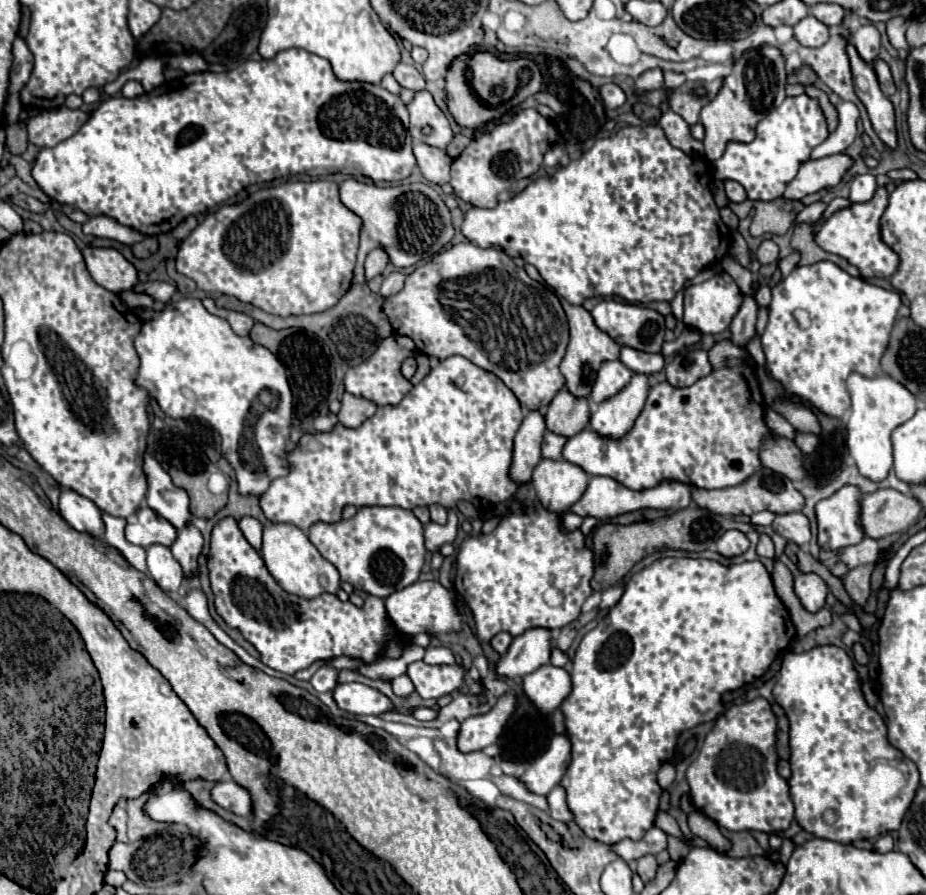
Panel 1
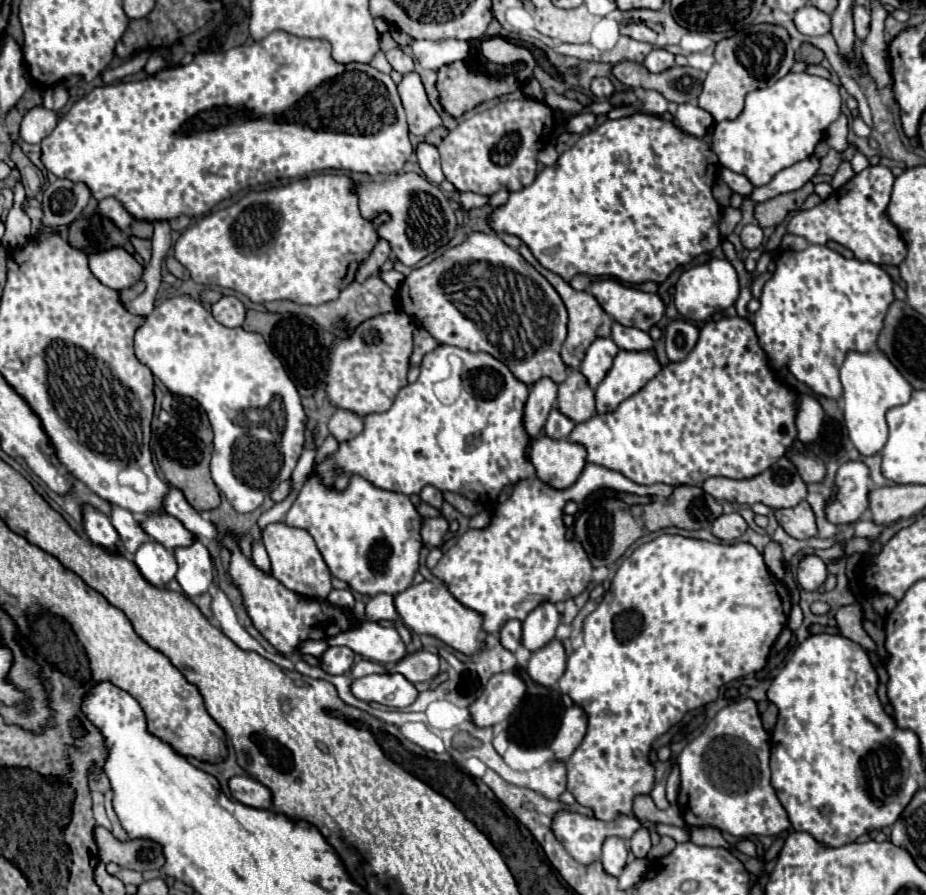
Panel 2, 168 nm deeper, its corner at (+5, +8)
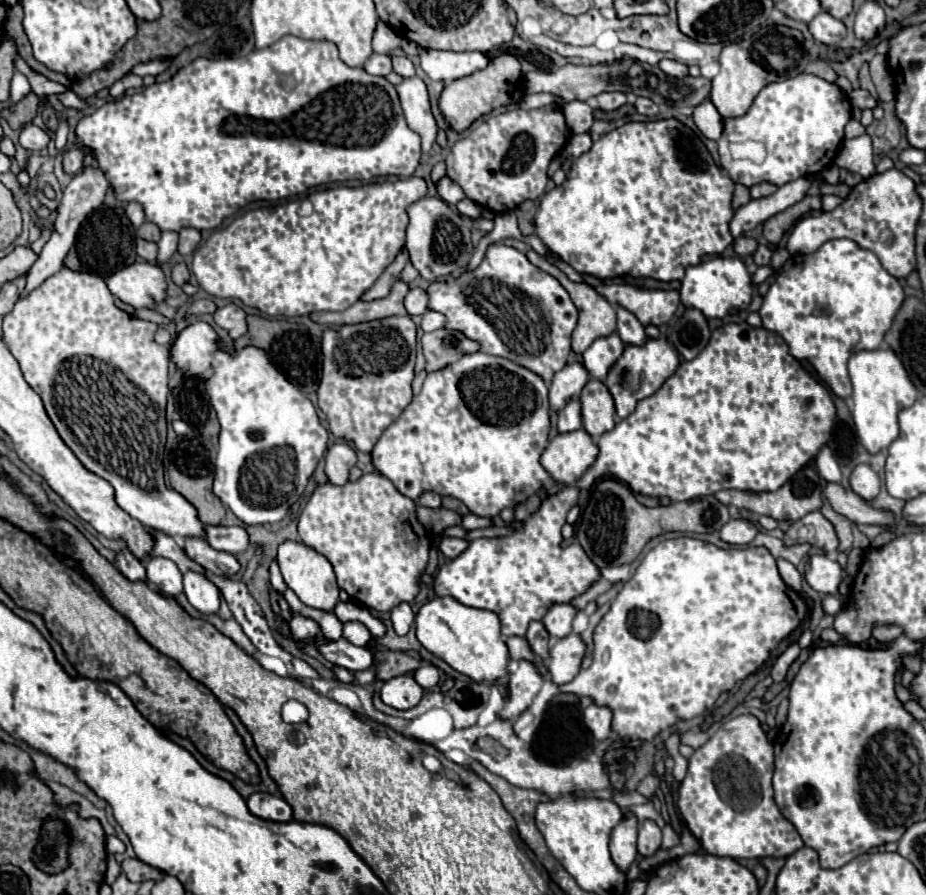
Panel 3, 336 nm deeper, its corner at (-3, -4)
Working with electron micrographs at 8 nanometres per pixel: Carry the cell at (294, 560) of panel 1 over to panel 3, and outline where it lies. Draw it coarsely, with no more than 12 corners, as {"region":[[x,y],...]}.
{"region":[[284,541],[278,565],[308,607],[332,611],[338,585],[330,561]]}

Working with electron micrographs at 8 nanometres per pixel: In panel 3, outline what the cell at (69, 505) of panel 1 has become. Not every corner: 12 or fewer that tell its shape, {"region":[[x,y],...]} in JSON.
{"region":[[128,549],[116,555],[120,573],[146,581],[144,565]]}

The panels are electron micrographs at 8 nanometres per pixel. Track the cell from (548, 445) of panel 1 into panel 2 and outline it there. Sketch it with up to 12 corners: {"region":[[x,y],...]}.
{"region":[[558,413],[548,415],[544,433],[550,439],[566,439],[574,423]]}

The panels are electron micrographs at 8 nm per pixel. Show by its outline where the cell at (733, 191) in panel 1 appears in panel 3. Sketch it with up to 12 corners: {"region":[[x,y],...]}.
{"region":[[758,183],[750,187],[754,199],[772,195],[778,185]]}

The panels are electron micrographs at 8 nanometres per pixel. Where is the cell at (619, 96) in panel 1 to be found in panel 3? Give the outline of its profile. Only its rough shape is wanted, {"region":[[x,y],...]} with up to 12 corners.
{"region":[[600,93],[602,111],[614,111],[626,103],[624,93]]}

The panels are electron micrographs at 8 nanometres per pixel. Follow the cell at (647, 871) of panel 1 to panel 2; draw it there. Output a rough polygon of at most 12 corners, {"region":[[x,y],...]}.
{"region":[[640,829],[630,839],[630,849],[638,859],[650,851],[650,833]]}

